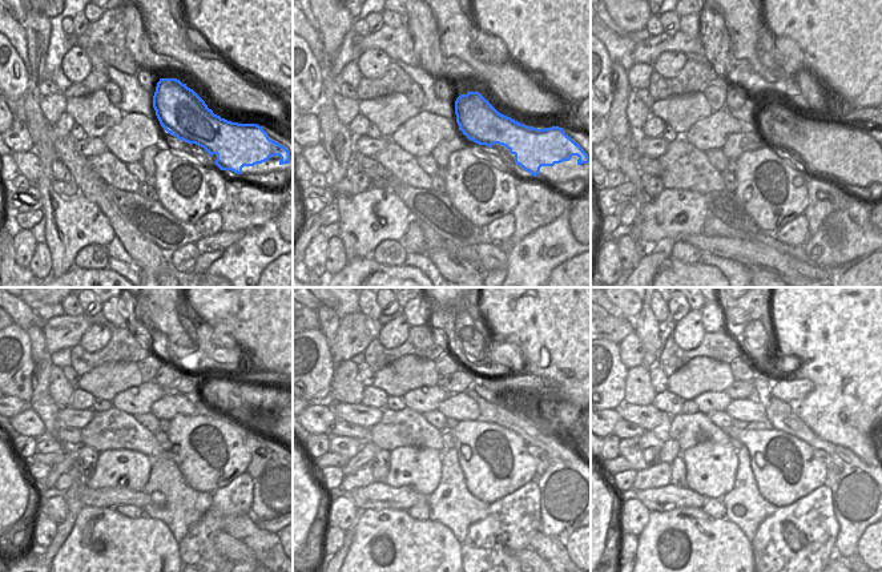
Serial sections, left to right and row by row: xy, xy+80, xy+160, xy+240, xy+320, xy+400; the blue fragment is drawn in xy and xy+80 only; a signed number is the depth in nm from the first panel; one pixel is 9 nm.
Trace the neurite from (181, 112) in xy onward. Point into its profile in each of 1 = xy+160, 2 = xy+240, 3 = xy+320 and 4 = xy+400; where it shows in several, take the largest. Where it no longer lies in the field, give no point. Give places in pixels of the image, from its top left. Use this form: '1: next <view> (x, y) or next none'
1: next xy+160 (834, 144)
2: next xy+240 (228, 435)
3: next xy+320 (523, 458)
4: next xy+400 (816, 462)

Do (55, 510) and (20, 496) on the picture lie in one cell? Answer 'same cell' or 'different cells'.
different cells

